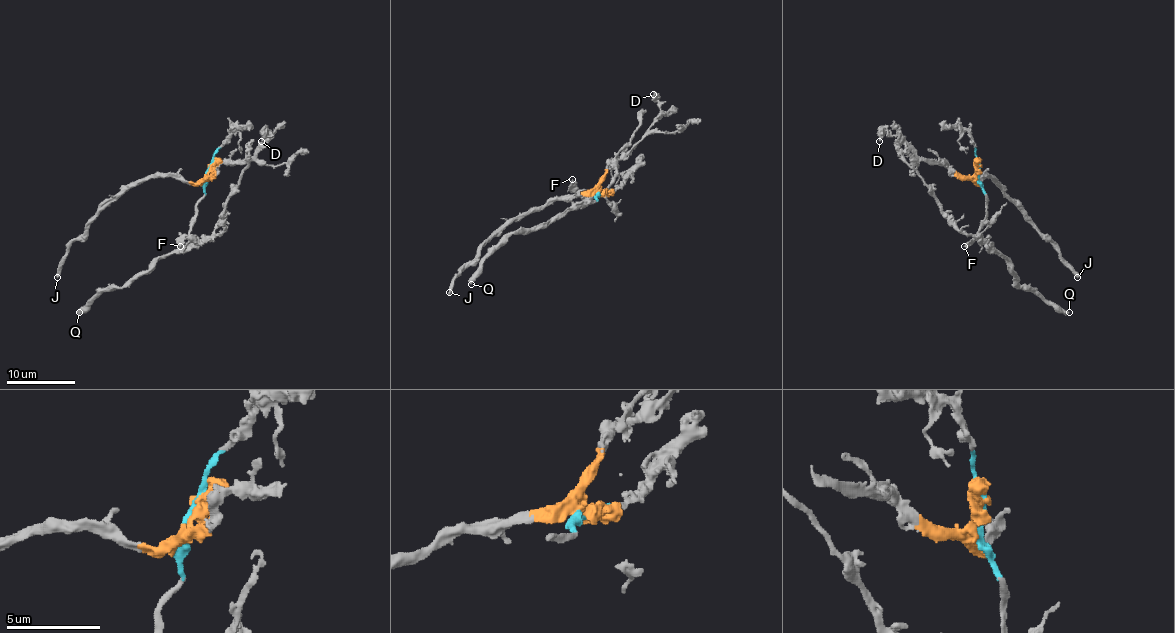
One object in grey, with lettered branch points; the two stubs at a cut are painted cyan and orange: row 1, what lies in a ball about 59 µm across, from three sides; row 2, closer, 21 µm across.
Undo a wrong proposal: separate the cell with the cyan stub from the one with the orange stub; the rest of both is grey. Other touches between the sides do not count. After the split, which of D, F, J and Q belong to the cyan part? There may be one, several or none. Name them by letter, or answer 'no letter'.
F, Q

